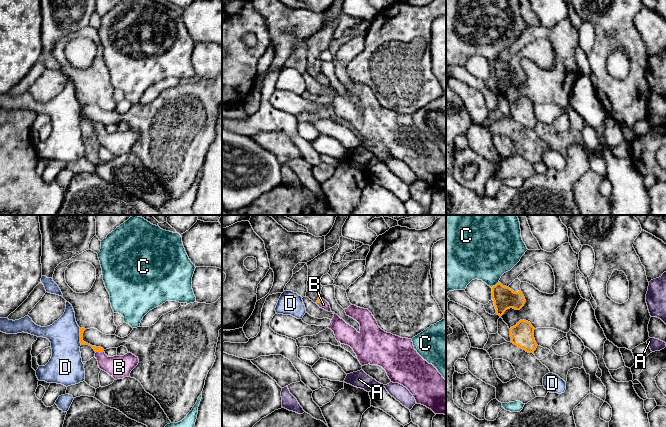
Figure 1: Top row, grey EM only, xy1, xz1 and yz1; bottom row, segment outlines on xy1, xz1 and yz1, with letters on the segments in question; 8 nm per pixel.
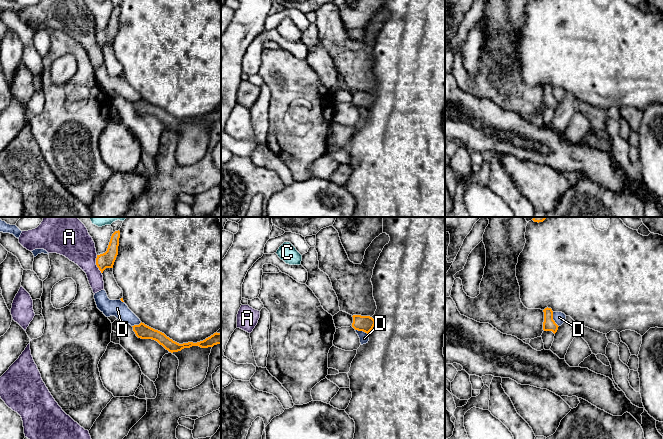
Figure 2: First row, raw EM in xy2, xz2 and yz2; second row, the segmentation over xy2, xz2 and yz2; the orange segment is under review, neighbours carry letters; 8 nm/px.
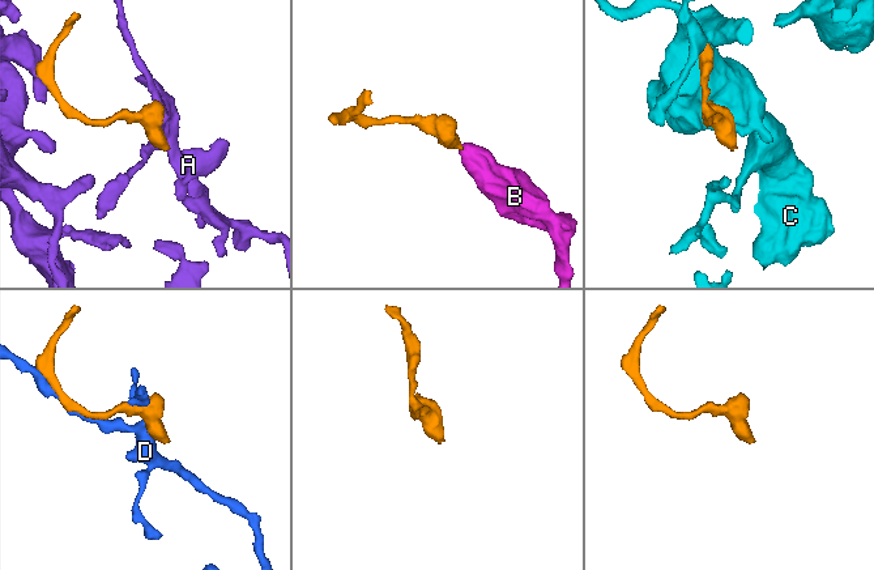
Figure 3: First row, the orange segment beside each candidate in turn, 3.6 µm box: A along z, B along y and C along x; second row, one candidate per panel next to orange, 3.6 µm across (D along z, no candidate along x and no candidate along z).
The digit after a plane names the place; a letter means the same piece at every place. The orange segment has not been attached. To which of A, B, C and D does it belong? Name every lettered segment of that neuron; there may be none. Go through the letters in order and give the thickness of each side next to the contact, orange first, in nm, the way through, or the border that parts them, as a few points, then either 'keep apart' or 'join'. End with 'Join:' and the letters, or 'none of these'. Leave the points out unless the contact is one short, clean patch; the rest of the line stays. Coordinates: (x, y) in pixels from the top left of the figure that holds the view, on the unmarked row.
A: 130 nm thick on the orange side, 280 nm on the other; border along xy2 (96, 31), (96, 42), (101, 49); keep apart
B: 50 nm thick on the orange side, 190 nm on the other; runs through xy1 (97, 125), (100, 127), (111, 141), (119, 143); join
C: 180 nm thick on the orange side, 400 nm on the other; keep apart
D: 50 nm thick on the orange side, 260 nm on the other; keep apart
Join: B

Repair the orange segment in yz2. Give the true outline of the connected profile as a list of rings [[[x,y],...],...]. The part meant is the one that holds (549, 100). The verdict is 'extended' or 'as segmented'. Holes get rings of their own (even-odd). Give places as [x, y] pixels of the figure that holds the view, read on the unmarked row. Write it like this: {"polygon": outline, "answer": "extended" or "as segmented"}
{"polygon": [[[547,83],[543,86],[543,88],[544,88],[543,106],[552,107],[555,110],[559,102],[553,96],[552,85]]], "answer": "as segmented"}

